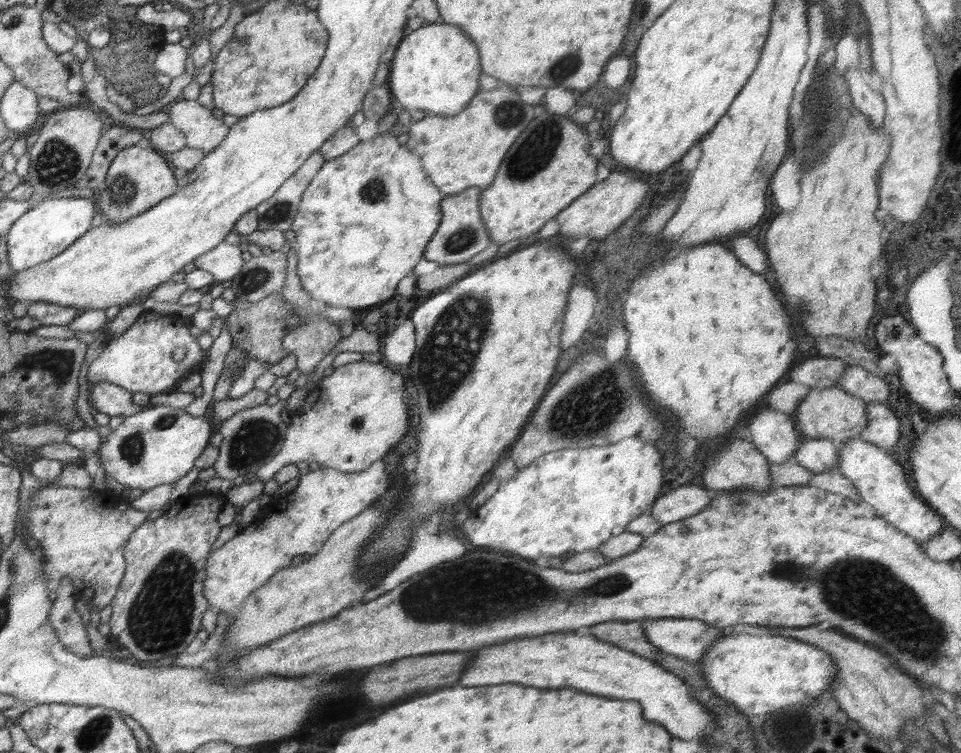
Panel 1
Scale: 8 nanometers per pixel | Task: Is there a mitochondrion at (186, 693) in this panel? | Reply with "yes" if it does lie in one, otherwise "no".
no

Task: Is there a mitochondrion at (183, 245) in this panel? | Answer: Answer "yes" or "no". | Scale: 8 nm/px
no

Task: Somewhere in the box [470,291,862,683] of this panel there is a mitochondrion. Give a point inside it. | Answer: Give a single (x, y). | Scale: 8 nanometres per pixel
(591, 408)

